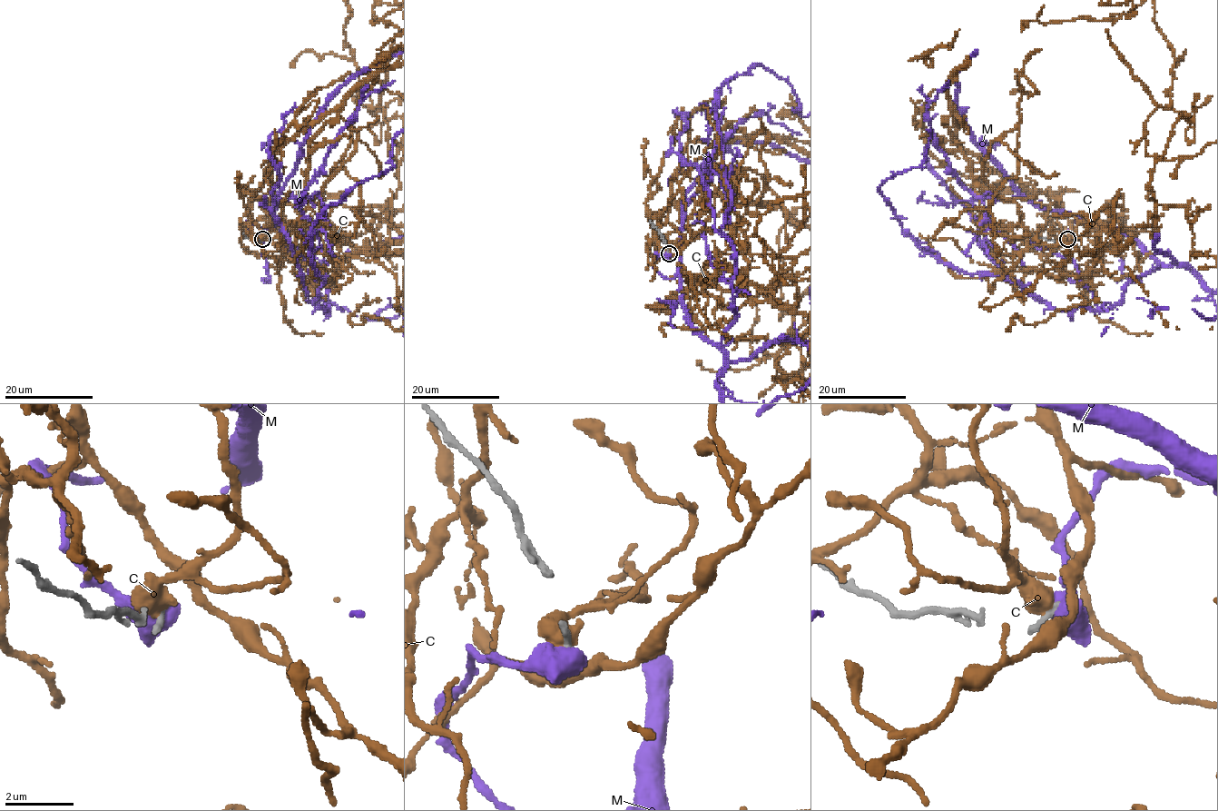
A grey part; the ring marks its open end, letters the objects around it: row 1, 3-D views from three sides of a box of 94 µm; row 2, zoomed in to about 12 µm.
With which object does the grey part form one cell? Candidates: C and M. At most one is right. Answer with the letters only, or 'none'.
none

